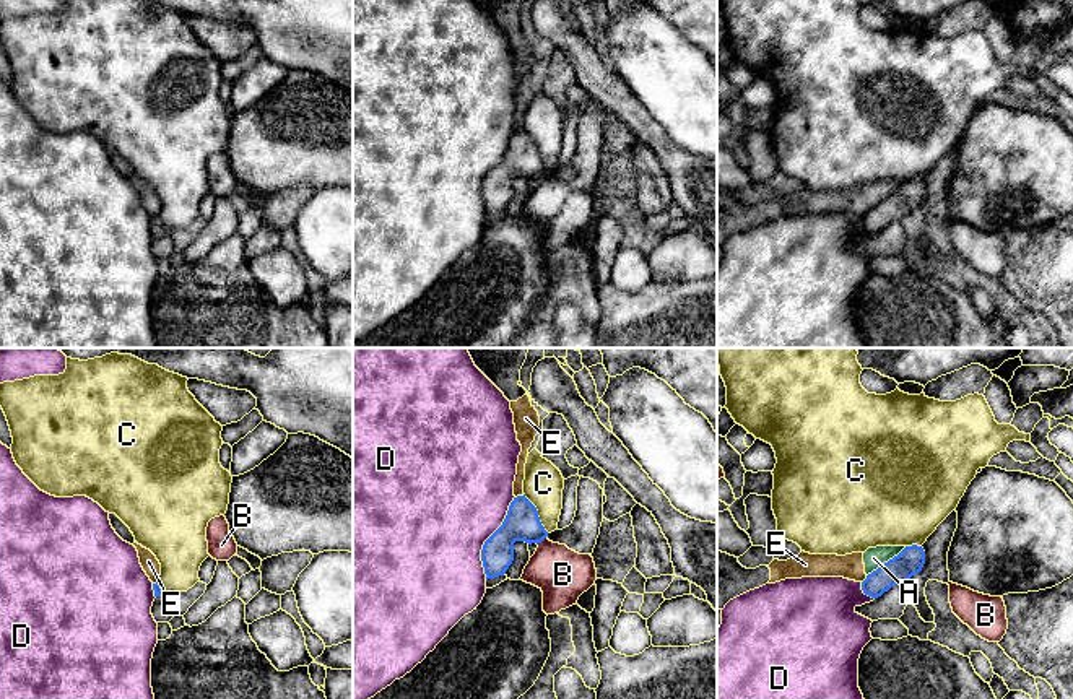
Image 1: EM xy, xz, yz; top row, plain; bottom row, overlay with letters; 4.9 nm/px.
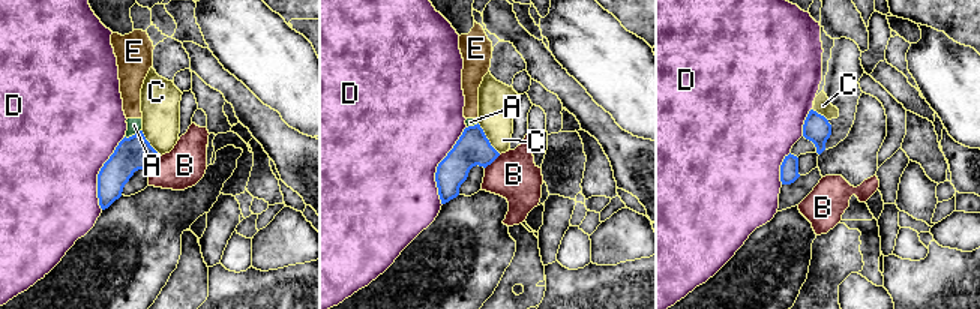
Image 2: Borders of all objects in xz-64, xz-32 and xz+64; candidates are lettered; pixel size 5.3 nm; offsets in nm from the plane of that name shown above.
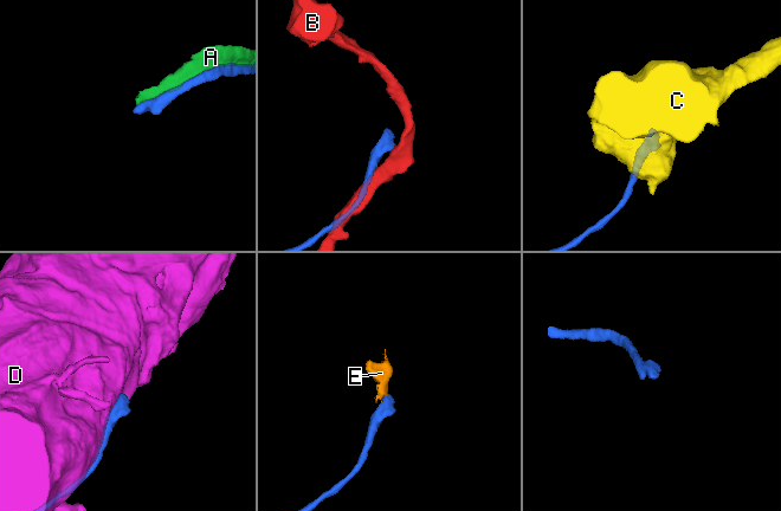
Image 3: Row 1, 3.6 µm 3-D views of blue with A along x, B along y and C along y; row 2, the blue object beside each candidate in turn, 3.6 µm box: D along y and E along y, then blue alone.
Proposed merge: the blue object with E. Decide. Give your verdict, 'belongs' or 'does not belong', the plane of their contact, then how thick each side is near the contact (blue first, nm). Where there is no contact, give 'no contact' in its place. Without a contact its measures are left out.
does not belong; contact in xz; calibres 180 and 50 nm

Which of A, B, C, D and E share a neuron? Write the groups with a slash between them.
A E / B / C / D

